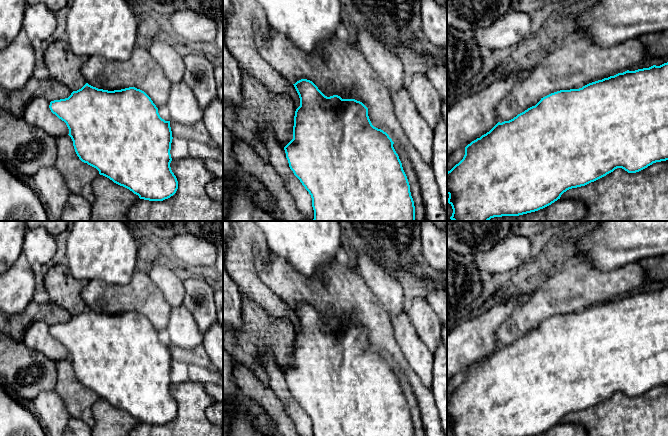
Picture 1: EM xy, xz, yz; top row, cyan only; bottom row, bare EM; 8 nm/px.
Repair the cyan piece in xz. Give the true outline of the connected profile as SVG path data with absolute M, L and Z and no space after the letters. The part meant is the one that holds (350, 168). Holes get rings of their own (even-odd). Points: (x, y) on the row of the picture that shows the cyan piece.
M301 79L293 84L300 98L300 106L295 111L293 139L284 147L290 169L300 180L312 198L314 221L416 221L415 206L410 192L410 185L396 153L394 142L381 129L374 127L368 116L368 108L355 99L342 99L338 95L325 96L310 80Z

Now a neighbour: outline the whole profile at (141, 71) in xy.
M138 43L127 61L109 61L102 56L88 57L81 68L86 83L98 89L114 91L135 87L144 91L157 108L166 106L172 83L165 76L160 65L151 57L147 45Z

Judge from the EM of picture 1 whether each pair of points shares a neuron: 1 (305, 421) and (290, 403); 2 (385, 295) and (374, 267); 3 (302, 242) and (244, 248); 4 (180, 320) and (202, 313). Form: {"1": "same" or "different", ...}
{"1": "same", "2": "same", "3": "different", "4": "different"}

